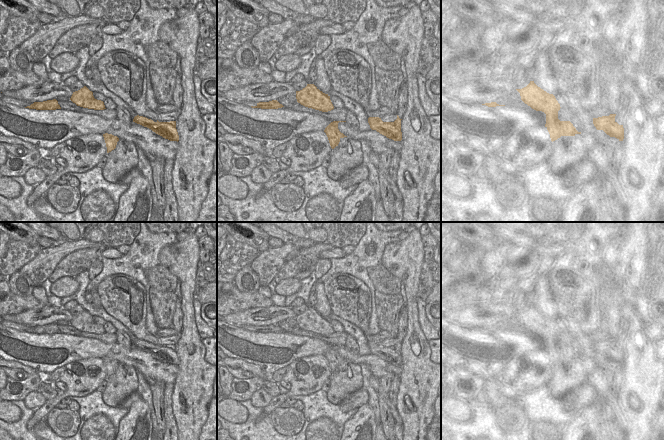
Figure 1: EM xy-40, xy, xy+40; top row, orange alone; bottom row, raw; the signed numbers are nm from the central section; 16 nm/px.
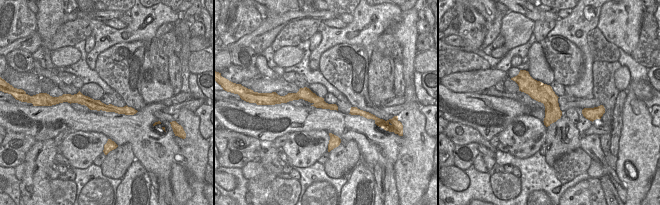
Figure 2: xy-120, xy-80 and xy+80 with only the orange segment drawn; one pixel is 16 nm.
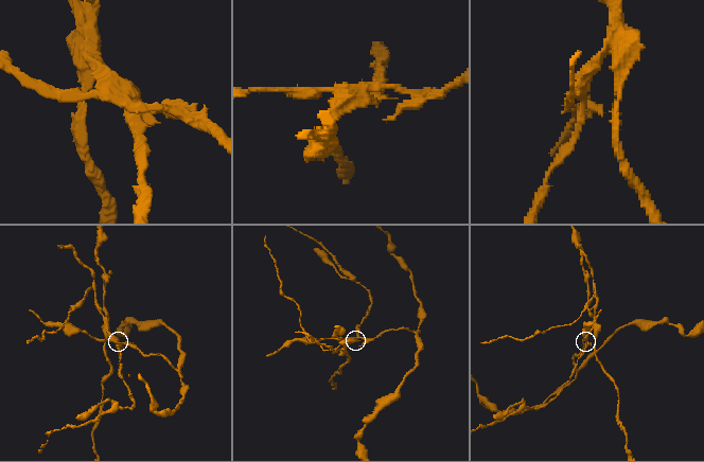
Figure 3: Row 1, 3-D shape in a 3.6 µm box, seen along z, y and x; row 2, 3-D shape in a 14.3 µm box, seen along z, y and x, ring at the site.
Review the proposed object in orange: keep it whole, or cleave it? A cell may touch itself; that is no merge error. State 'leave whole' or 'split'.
split

